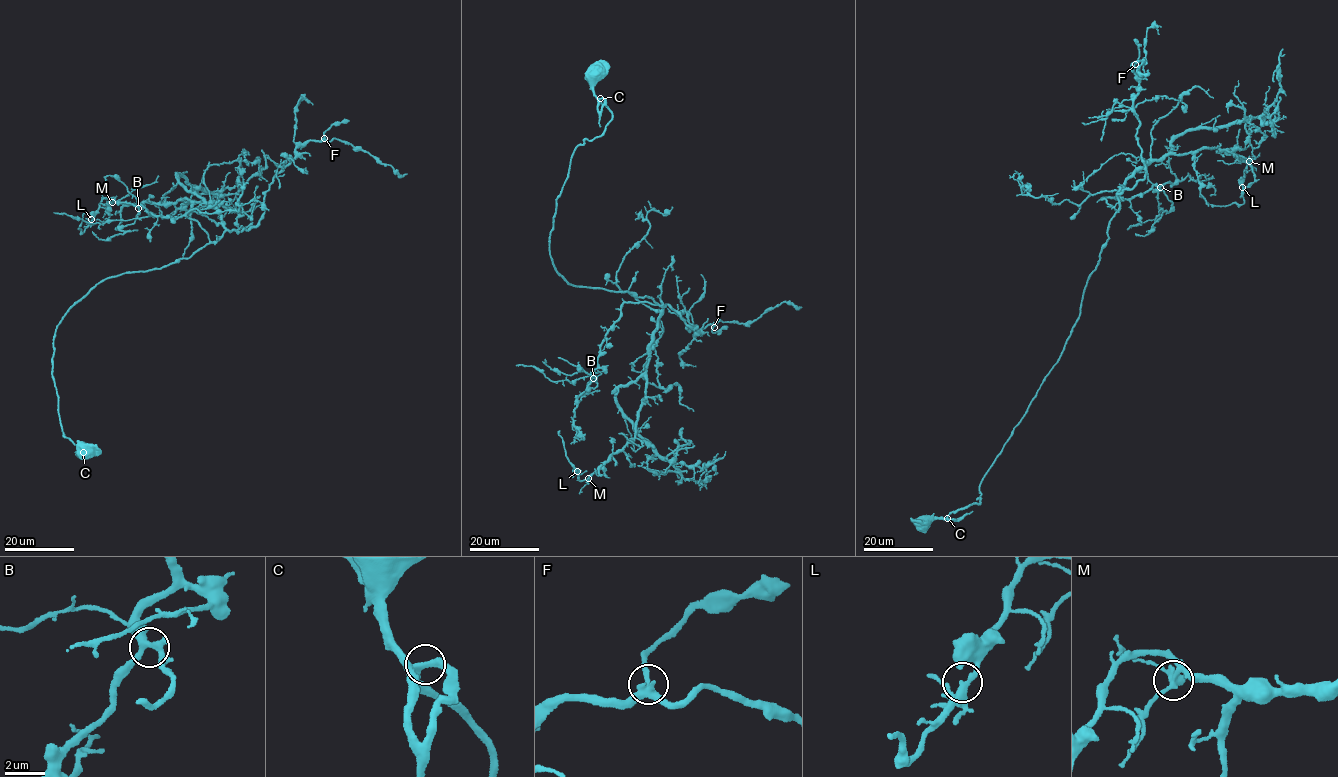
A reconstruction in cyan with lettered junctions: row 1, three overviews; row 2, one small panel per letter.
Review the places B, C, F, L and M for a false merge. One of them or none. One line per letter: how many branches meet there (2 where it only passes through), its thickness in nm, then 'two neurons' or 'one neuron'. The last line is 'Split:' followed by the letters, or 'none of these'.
B: 4 branches meet; 320 nm thick; one neuron
C: 4 branches meet; 280 nm thick; one neuron
F: 4 branches meet; 280 nm thick; one neuron
L: 4 branches meet; 300 nm thick; one neuron
M: 4 branches meet; 360 nm thick; one neuron
Split: none of these

